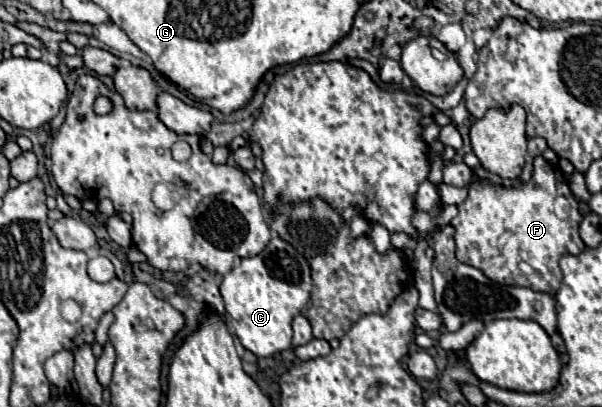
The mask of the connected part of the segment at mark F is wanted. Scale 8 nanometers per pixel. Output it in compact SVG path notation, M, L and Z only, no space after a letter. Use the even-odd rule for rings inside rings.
M542 156L534 160L530 182L522 184L520 188L476 182L470 186L468 198L458 206L458 210L458 216L452 220L452 226L456 228L456 258L462 264L482 270L498 284L524 286L554 296L562 282L558 260L564 254L576 256L586 248L578 234L578 226L582 222L578 200L568 192L566 178L558 166L546 162ZM558 194L564 194L570 202L570 216L566 220L556 218L552 210ZM504 232L512 232L516 236L516 244L512 248L502 242Z

